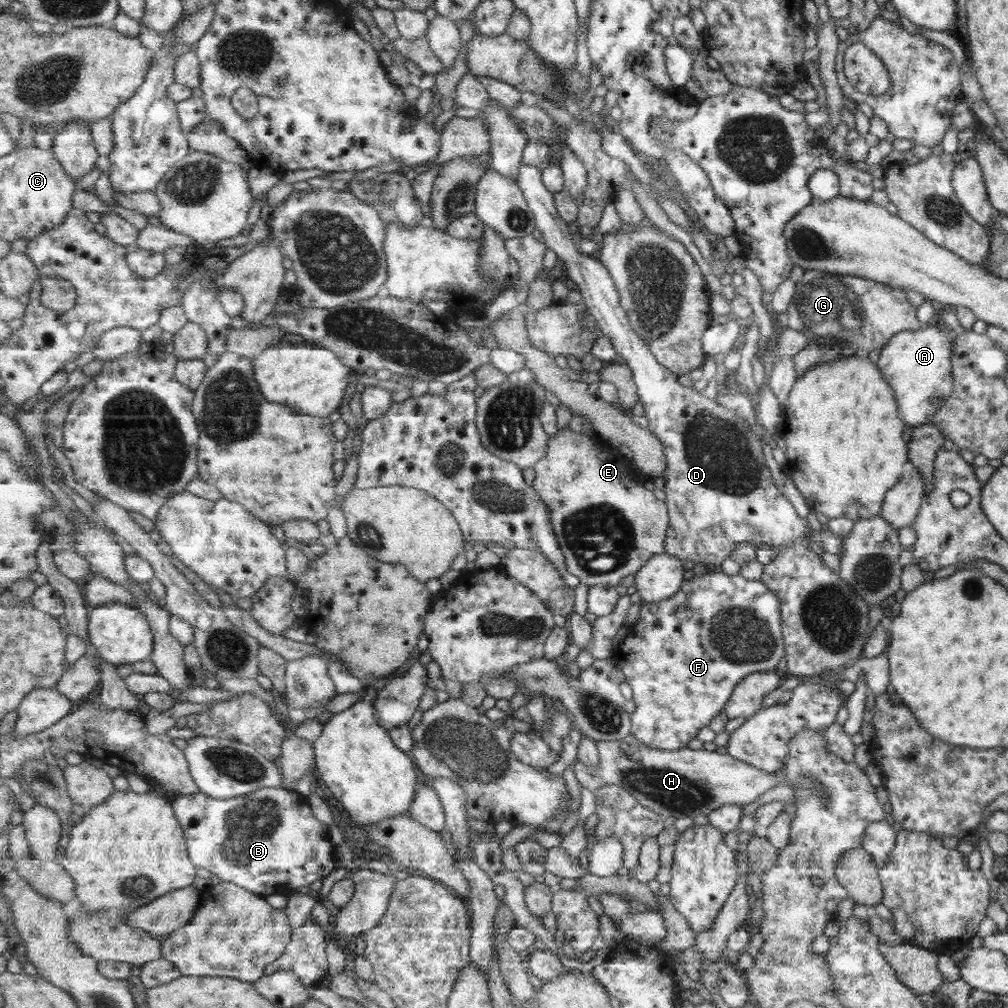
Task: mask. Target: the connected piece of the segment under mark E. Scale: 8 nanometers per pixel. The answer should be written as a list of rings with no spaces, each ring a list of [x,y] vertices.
[[[571,428],[559,429],[559,433],[555,437],[551,437],[548,444],[547,456],[541,459],[534,466],[535,479],[533,481],[533,487],[544,499],[545,504],[549,506],[549,510],[552,511],[552,525],[559,539],[561,548],[564,550],[566,561],[568,562],[568,569],[571,573],[575,574],[583,583],[587,586],[611,586],[621,589],[623,578],[629,576],[629,574],[635,574],[639,572],[656,555],[665,553],[665,540],[667,540],[670,520],[669,520],[669,507],[668,503],[663,498],[655,496],[653,487],[647,482],[647,478],[644,474],[637,469],[634,460],[628,460],[617,447],[613,447],[611,443],[603,441],[597,432],[578,433]]]

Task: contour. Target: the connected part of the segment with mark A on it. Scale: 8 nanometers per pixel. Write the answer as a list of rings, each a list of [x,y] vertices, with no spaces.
[[[936,324],[934,326],[921,325],[915,330],[893,334],[881,347],[875,365],[893,392],[899,418],[905,425],[917,427],[923,423],[929,423],[933,414],[941,408],[943,400],[951,395],[951,346],[953,346],[953,336],[949,335],[945,327]]]

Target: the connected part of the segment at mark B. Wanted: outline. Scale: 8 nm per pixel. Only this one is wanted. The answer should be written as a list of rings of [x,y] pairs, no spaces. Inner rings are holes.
[[[281,787],[261,788],[243,797],[227,800],[197,792],[172,798],[171,803],[181,826],[184,827],[189,857],[194,865],[215,874],[221,881],[234,882],[255,894],[266,897],[269,894],[281,893],[289,896],[295,888],[309,886],[326,875],[333,874],[340,867],[335,845],[329,839],[328,826],[321,824],[313,816],[307,797],[297,791]],[[313,862],[321,865],[320,872],[307,870],[307,864]]]

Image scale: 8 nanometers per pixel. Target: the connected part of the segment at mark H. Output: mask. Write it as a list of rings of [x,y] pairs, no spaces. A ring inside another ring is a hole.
[[[633,734],[623,740],[601,741],[598,748],[601,761],[592,767],[592,775],[595,776],[595,780],[601,786],[615,785],[625,788],[643,806],[651,808],[664,817],[673,816],[676,819],[689,816],[693,819],[699,814],[708,815],[712,810],[719,809],[721,805],[749,804],[763,792],[782,782],[780,774],[765,774],[727,754],[709,752],[705,749],[691,750],[689,747],[677,750],[654,749],[637,740]]]

